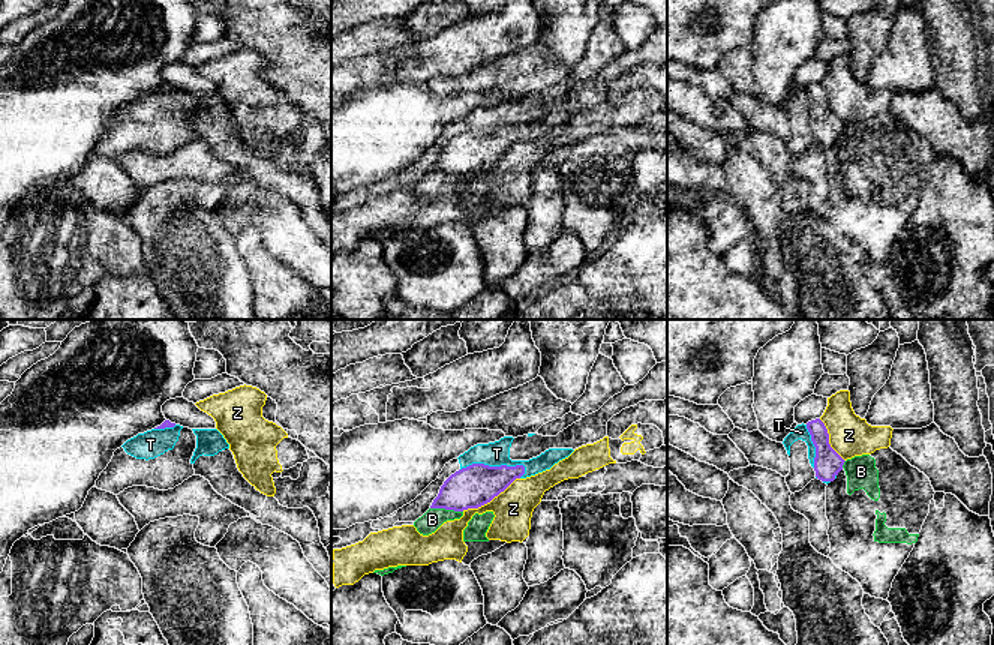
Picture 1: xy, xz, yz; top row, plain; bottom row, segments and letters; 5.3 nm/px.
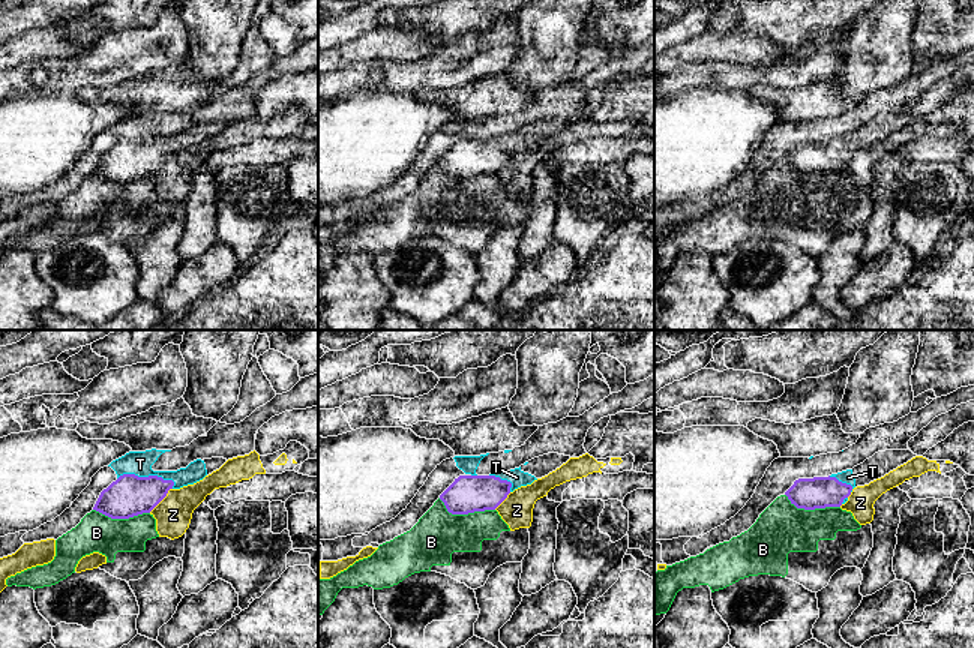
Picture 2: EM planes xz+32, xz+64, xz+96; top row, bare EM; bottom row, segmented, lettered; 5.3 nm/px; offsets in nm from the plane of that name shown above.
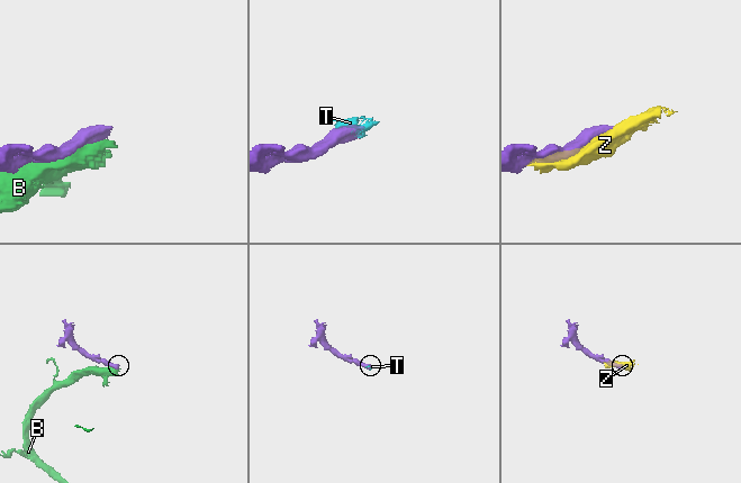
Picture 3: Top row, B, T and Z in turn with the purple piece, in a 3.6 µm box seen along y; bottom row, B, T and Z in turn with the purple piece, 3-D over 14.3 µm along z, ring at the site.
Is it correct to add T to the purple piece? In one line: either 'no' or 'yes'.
yes

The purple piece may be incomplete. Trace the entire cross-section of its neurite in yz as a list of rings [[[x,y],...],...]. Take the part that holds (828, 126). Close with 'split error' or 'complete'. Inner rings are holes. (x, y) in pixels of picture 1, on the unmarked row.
[[[816,82],[807,88],[798,88],[783,105],[789,120],[790,110],[798,104],[808,110],[808,123],[816,135],[816,142],[826,148],[834,146],[846,124],[831,111],[825,87]]]; split error

